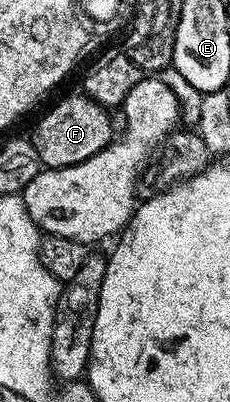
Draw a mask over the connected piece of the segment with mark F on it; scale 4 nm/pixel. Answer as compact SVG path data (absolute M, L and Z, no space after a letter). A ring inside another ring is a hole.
M76 94L59 100L33 127L31 142L35 153L39 153L42 168L79 165L114 142L115 131L113 135L110 112L85 94Z

